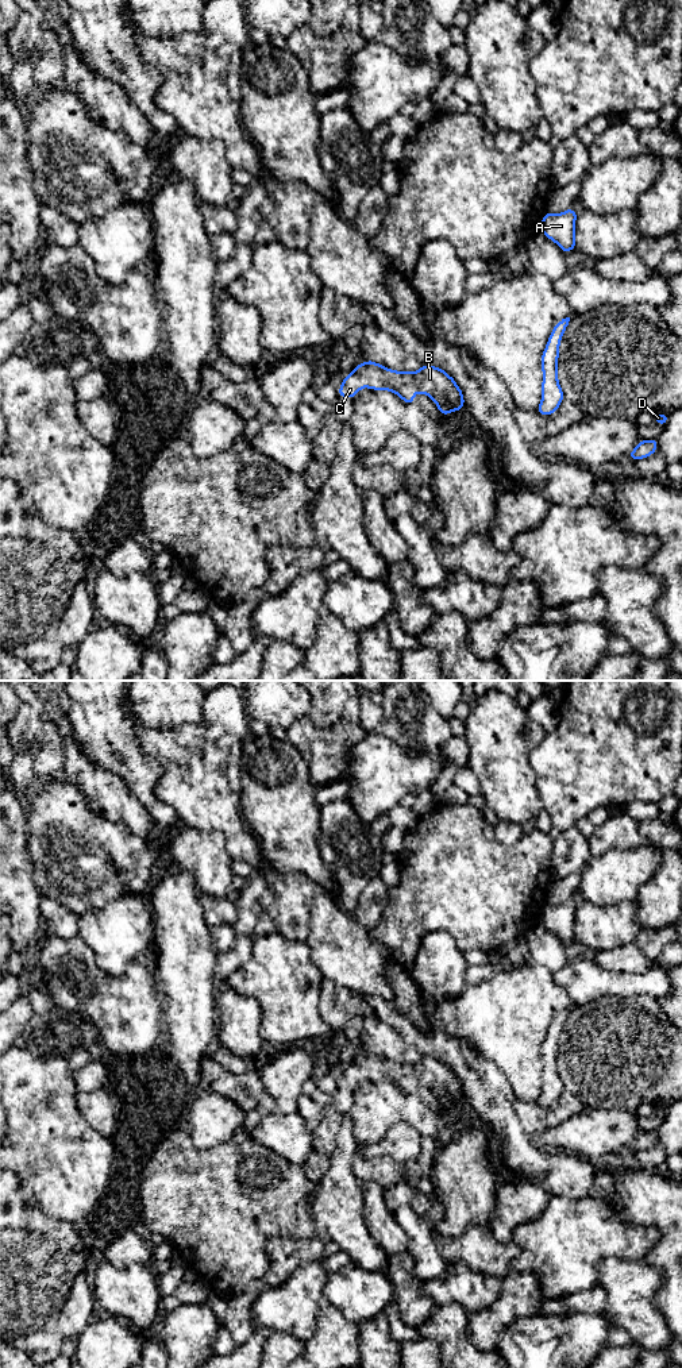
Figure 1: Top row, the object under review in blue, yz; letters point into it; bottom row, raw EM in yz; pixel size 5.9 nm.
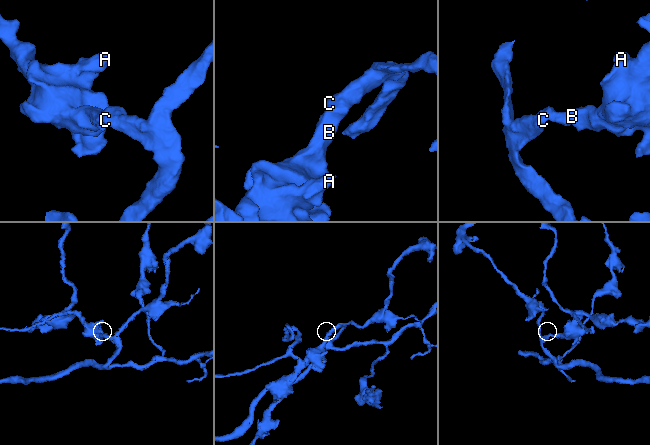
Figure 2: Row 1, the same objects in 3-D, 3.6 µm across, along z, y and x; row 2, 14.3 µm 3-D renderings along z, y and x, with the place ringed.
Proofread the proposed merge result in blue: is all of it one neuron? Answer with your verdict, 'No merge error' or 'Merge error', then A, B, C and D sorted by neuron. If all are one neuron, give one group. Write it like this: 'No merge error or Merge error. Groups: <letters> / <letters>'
No merge error. Groups: A B C D

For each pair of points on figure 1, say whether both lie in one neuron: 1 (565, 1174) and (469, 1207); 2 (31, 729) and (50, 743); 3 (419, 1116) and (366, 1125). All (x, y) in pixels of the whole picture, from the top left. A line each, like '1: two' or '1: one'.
1: two
2: two
3: one

